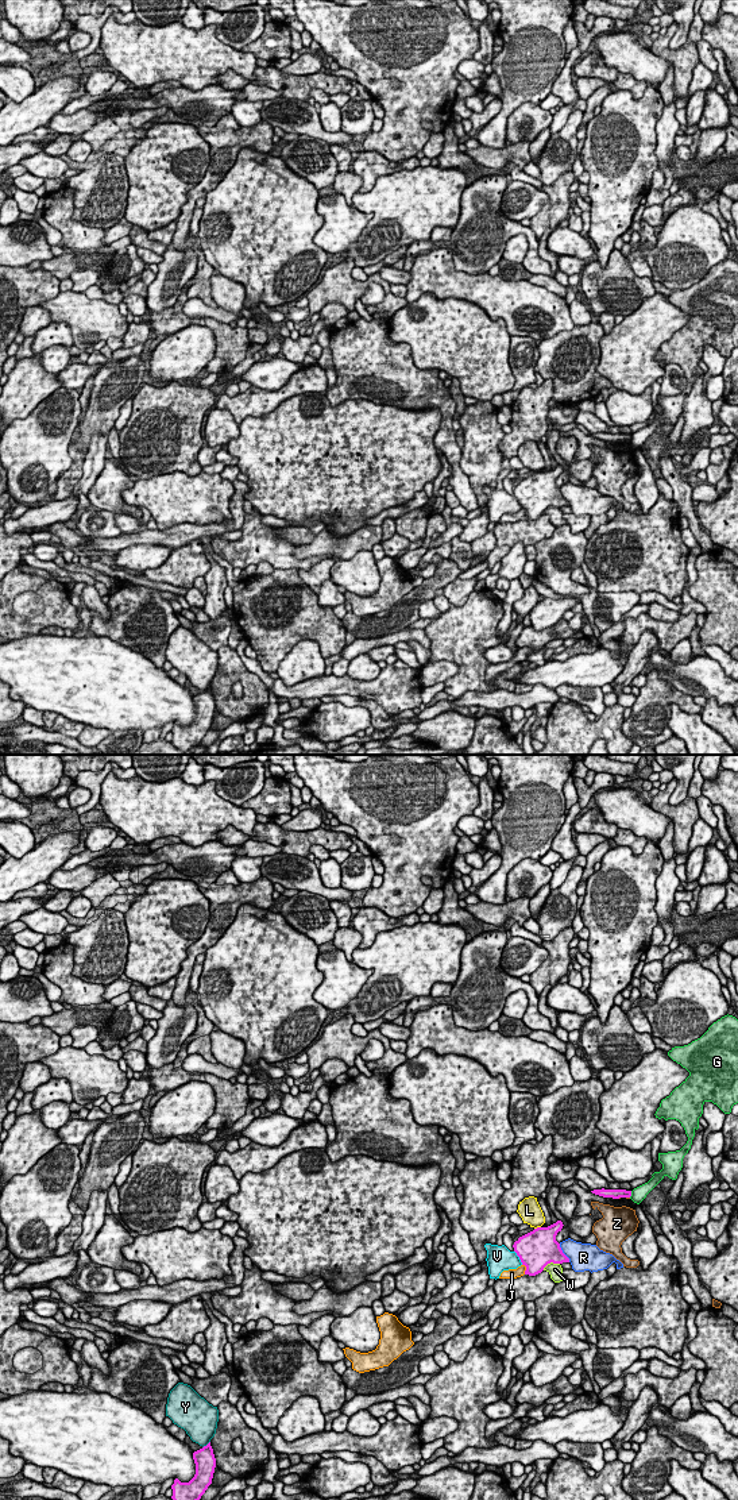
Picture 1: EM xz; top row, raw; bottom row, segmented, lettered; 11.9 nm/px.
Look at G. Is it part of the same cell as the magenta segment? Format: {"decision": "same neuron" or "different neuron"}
{"decision": "different neuron"}

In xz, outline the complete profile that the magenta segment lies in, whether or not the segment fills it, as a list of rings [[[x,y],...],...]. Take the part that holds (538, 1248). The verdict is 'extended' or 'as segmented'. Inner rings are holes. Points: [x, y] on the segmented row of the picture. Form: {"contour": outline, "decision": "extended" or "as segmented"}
{"contour": [[[557,1221],[548,1227],[537,1227],[514,1242],[514,1252],[522,1265],[526,1266],[525,1275],[536,1276],[550,1262],[569,1262],[569,1258],[563,1253],[560,1243],[556,1241],[556,1235],[563,1226],[563,1222]]], "decision": "as segmented"}

